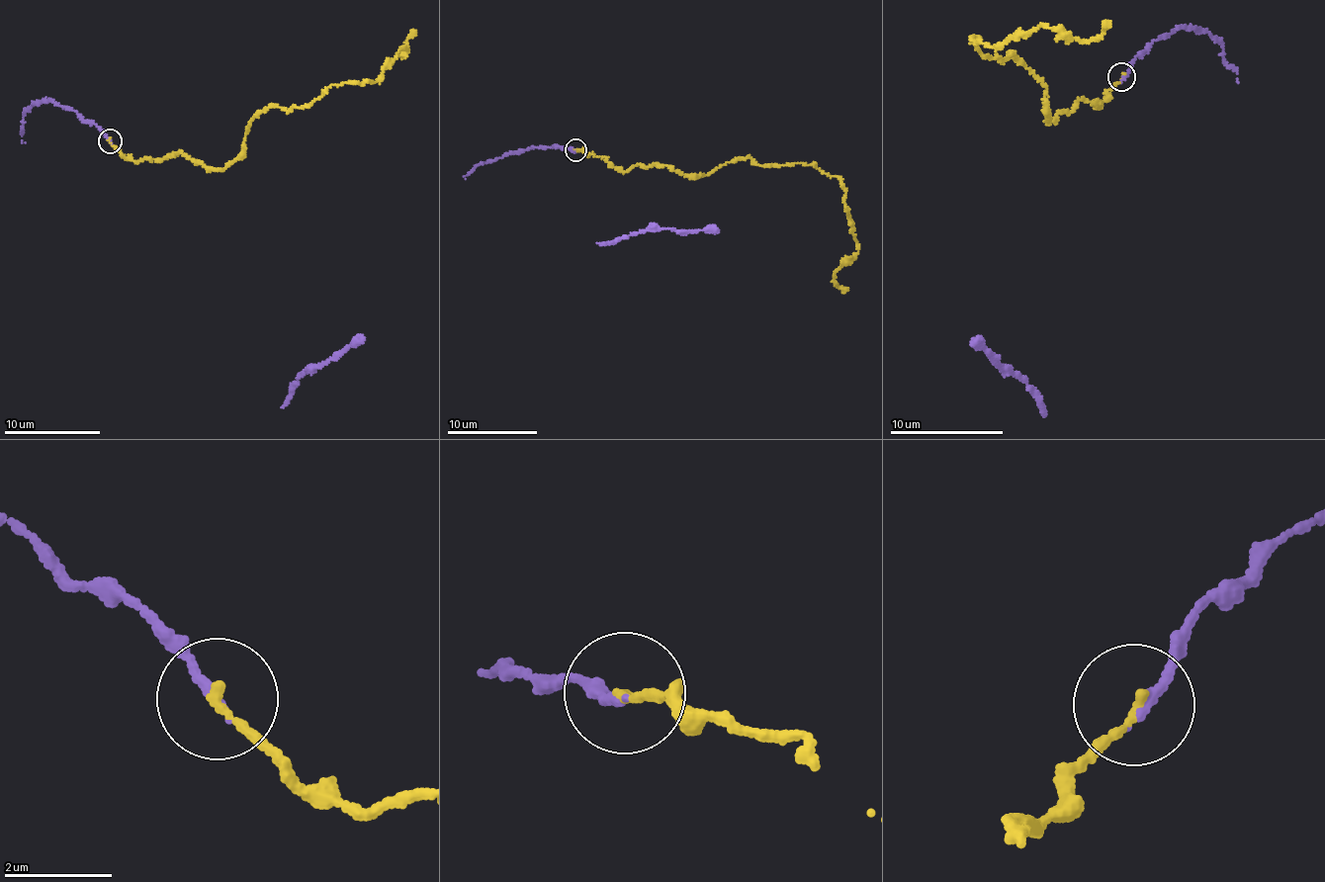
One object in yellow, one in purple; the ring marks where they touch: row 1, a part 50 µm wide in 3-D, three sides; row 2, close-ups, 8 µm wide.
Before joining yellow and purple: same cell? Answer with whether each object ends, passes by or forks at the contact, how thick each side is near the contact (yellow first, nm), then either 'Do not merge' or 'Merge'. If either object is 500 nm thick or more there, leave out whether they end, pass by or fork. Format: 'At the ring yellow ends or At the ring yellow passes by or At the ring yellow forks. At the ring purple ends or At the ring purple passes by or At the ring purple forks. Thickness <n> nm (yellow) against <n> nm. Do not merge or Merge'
At the ring yellow ends. At the ring purple ends. Thickness 160 nm (yellow) against 200 nm. Merge

